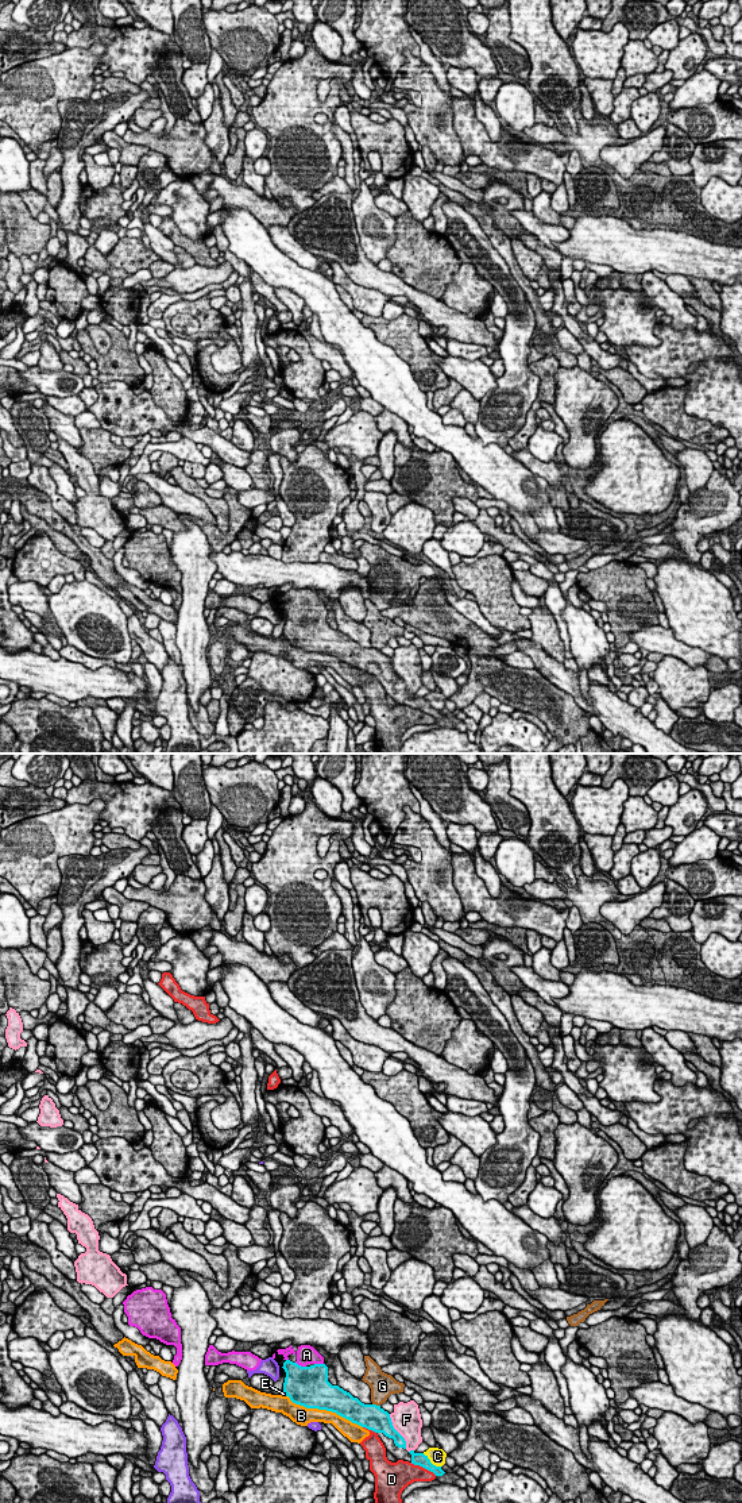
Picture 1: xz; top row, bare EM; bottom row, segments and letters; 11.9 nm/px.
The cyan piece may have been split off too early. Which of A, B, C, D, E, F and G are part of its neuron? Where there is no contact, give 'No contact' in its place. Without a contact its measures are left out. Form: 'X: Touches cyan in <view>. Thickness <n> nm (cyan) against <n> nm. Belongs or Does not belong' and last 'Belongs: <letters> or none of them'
A: Touches cyan in xz. Thickness 480 nm (cyan) against 220 nm. Belongs
B: Touches cyan in xz. Thickness 420 nm (cyan) against 190 nm. Does not belong
C: Touches cyan in xz. Thickness 160 nm (cyan) against 190 nm. Does not belong
D: Touches cyan in xz. Thickness 160 nm (cyan) against 280 nm. Does not belong
E: Touches cyan in xz. Thickness 460 nm (cyan) against 50 nm. Does not belong
F: Touches cyan in xz. Thickness 280 nm (cyan) against 360 nm. Does not belong
G: Touches cyan in xz. Thickness 300 nm (cyan) against 300 nm. Does not belong
Belongs: A

